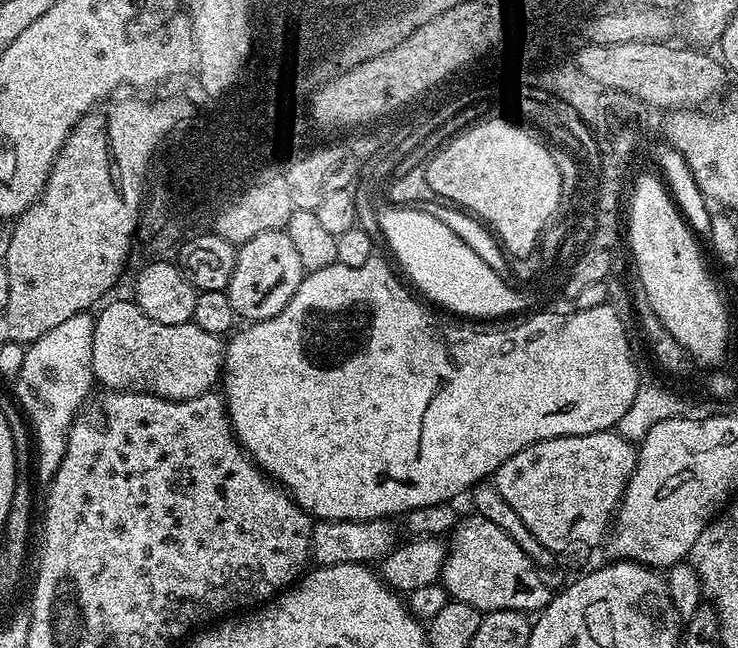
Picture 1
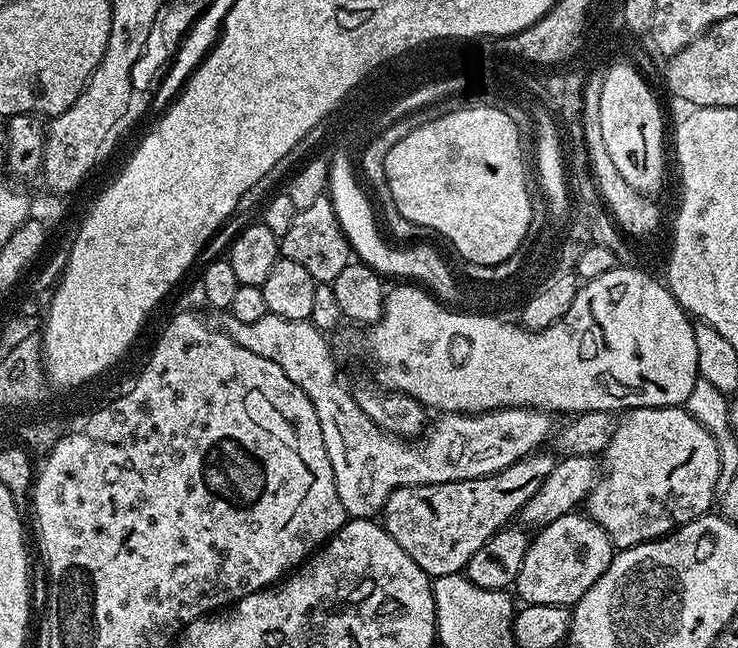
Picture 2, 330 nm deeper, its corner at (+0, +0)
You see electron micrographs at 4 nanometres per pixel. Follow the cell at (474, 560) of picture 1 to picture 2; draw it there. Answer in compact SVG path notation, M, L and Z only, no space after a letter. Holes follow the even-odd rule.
M583 511L562 514L562 518L550 522L539 529L529 539L526 558L522 558L522 570L514 585L517 597L521 596L524 604L541 604L542 606L571 606L578 603L582 594L598 582L598 578L610 566L614 555L612 540Z

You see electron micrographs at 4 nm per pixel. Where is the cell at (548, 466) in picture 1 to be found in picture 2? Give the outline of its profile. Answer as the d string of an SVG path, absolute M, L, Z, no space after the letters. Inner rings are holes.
M687 407L633 408L623 419L617 423L614 438L610 438L604 447L602 475L586 501L586 514L598 522L602 530L606 530L617 549L633 548L647 540L658 540L675 528L705 515L717 499L718 485L722 480L720 447L706 426L693 418Z

